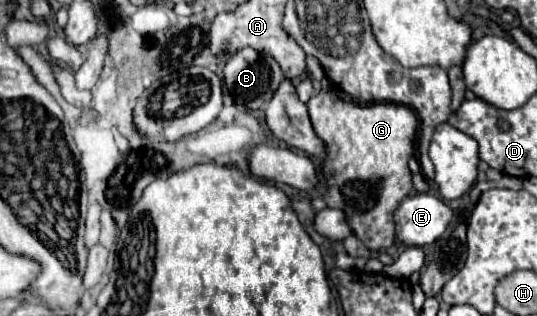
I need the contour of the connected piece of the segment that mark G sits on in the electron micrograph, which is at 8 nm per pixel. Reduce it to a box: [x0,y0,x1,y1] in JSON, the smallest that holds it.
[306,89,418,251]

